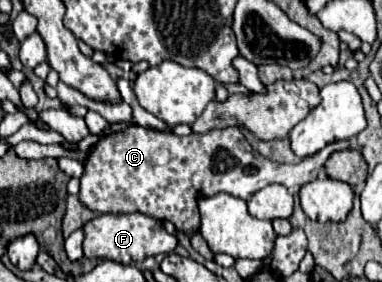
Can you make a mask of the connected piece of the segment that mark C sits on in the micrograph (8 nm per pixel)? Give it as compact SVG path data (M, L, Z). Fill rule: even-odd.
M131 125L123 131L117 131L117 133L111 133L107 137L99 139L91 147L91 151L83 163L85 171L79 179L81 181L79 201L83 203L83 207L87 207L95 213L135 213L135 211L139 211L143 215L149 215L149 217L155 217L161 221L171 221L177 227L177 231L191 237L191 235L199 233L197 201L201 197L213 197L223 191L223 193L229 193L243 201L249 201L253 193L257 193L259 189L263 189L269 183L281 183L293 191L293 189L301 187L303 183L317 179L317 173L321 171L321 167L325 165L329 155L333 151L341 151L347 147L349 147L347 141L339 141L339 143L327 145L313 157L305 157L297 165L281 165L281 163L275 163L275 161L263 157L253 147L249 147L249 141L243 137L239 127L221 127L221 129L207 131L207 133L191 133L191 135L181 137L175 133L161 133L155 129Z

